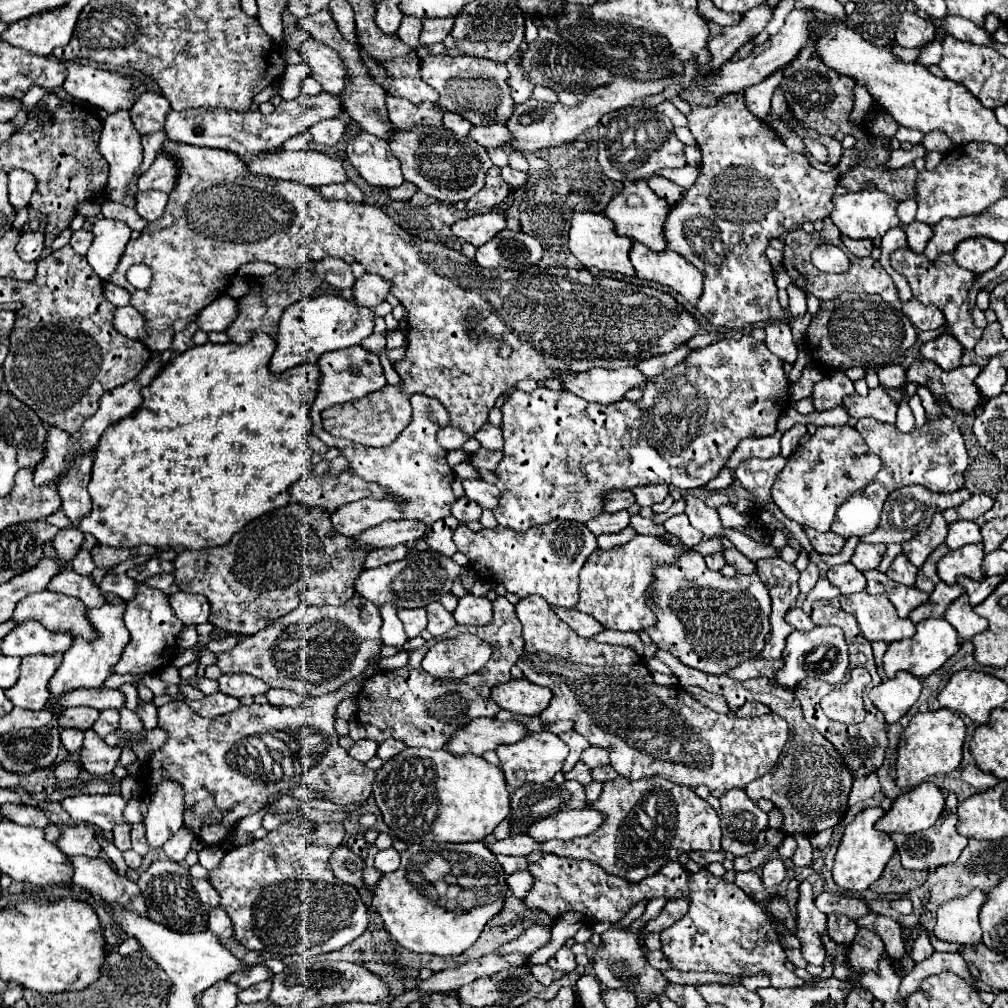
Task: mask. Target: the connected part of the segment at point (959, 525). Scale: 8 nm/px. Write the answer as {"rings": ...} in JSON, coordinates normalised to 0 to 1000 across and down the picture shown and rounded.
{"rings":[[[944,518],[940,522],[940,532],[938,532],[937,540],[942,546],[950,546],[952,542],[966,540],[966,538],[972,538],[972,536],[974,536],[972,524],[966,518]]]}

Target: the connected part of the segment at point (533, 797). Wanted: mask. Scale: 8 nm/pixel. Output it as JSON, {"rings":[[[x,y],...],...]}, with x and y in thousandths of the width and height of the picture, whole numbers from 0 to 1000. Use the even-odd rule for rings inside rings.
{"rings":[[[560,776],[558,780],[544,778],[520,778],[508,786],[508,812],[506,823],[508,829],[524,827],[524,821],[536,812],[546,810],[548,806],[579,802],[581,790],[575,776]]]}

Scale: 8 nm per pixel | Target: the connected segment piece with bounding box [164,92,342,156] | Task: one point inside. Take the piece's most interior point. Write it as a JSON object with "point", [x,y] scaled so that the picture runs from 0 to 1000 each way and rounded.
{"point":[240,132]}

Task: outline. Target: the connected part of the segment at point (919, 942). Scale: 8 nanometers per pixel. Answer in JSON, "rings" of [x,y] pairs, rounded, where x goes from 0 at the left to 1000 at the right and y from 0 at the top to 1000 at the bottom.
{"rings":[[[913,927],[913,929],[909,931],[909,935],[907,935],[907,942],[905,942],[905,946],[903,946],[903,948],[905,948],[909,954],[915,954],[915,952],[917,952],[917,950],[921,950],[925,944],[927,944],[927,940],[925,940],[925,937],[923,937],[921,929]]]}

